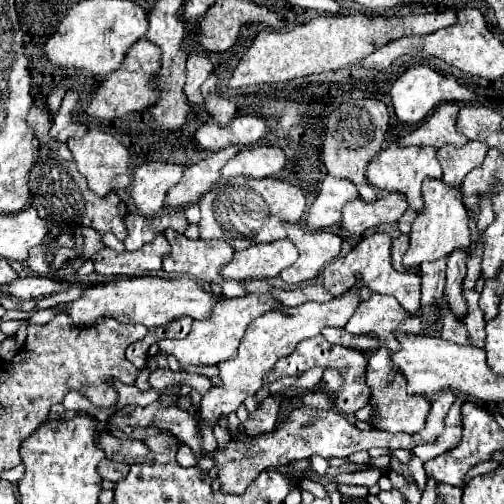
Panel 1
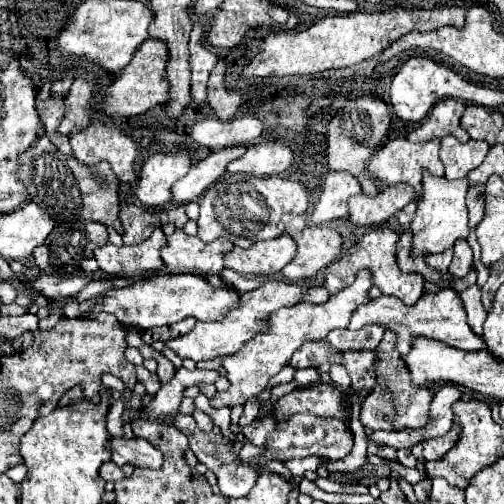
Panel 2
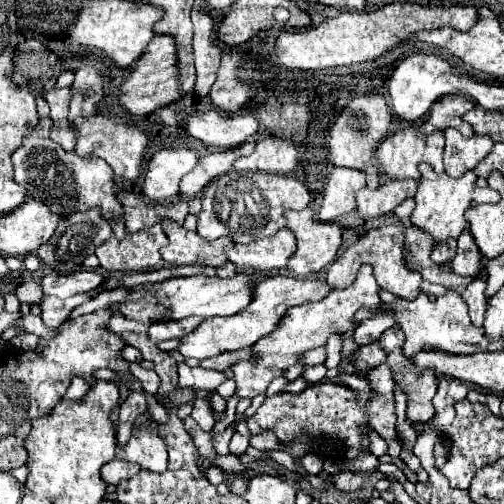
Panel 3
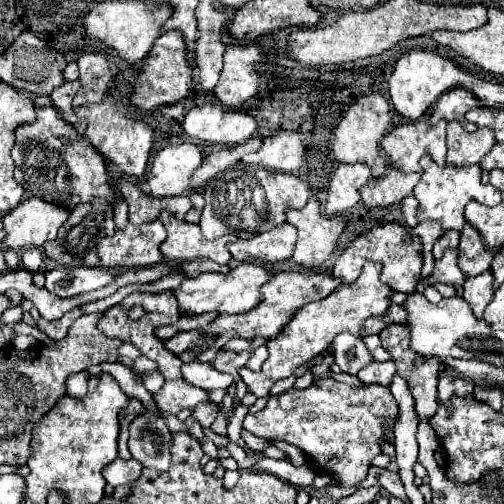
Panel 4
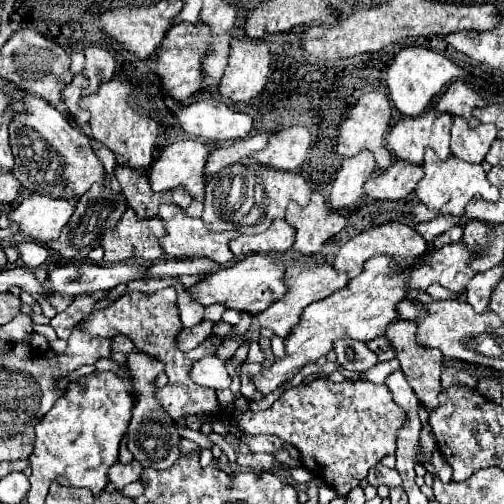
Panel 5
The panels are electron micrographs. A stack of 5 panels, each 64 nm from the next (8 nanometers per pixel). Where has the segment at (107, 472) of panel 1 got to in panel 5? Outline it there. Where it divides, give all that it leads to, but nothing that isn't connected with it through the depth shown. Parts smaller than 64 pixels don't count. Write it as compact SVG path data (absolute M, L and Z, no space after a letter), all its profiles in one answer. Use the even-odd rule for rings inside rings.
M132 460L128 464L112 464L110 470L108 470L108 480L116 486L116 488L124 488L126 484L130 482L136 482L140 480L140 474L142 474L142 466L138 460Z

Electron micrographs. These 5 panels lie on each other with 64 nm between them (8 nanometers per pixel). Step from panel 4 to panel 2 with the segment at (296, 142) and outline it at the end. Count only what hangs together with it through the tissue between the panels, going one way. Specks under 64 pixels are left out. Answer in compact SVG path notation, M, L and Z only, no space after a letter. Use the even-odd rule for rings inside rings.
M258 142L250 144L246 154L228 164L228 174L252 174L274 176L288 170L292 164L292 150L282 142Z

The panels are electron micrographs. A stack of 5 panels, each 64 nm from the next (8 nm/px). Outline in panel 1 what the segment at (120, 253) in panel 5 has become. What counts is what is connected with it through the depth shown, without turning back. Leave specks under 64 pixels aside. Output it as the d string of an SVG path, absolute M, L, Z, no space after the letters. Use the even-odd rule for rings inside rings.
M158 236L144 248L136 252L112 252L102 248L90 260L94 272L100 276L138 276L146 272L158 272L162 268L162 258L170 252L170 244L164 236Z

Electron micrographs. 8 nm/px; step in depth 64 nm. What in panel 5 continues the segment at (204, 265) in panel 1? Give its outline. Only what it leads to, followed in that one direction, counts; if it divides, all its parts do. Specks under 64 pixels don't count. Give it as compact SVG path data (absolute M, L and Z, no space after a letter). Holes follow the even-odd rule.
M162 204L158 216L162 218L164 228L166 228L166 236L160 240L160 246L166 252L166 256L170 256L170 258L200 258L200 256L204 256L204 258L210 258L218 264L232 262L234 256L228 248L228 242L238 236L236 232L210 234L206 230L206 224L200 218L188 218L182 208L176 208L176 206L170 206L170 204Z

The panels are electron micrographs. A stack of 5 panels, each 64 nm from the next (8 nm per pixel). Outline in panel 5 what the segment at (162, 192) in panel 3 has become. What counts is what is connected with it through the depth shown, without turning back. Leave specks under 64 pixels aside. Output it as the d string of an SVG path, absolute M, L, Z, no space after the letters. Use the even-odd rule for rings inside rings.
M180 140L166 146L160 158L150 166L150 188L154 192L168 192L182 188L194 200L204 200L204 160L208 156L206 144L196 140Z

